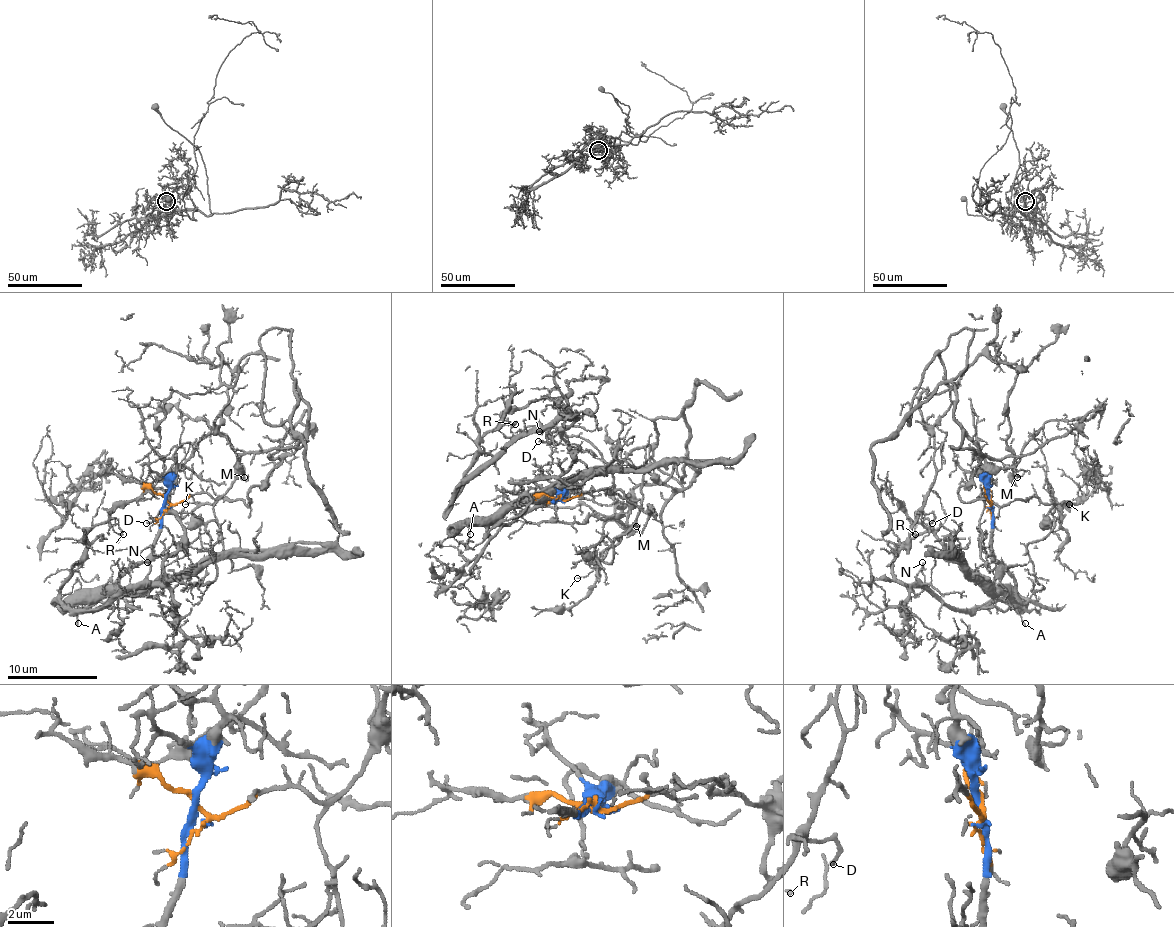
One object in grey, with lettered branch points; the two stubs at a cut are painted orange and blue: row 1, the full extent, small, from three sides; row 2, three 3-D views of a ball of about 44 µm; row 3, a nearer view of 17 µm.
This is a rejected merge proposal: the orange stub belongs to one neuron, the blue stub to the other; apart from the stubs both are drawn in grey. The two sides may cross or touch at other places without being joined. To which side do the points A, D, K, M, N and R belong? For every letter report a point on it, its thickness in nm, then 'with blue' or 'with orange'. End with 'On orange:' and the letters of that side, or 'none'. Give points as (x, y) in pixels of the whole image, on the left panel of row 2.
A: (78, 623) | 120 nm | with blue
D: (146, 523) | 130 nm | with blue
K: (185, 504) | 100 nm | with orange
M: (244, 477) | 130 nm | with orange
N: (147, 562) | 160 nm | with blue
R: (123, 534) | 140 nm | with blue
On orange: K, M

